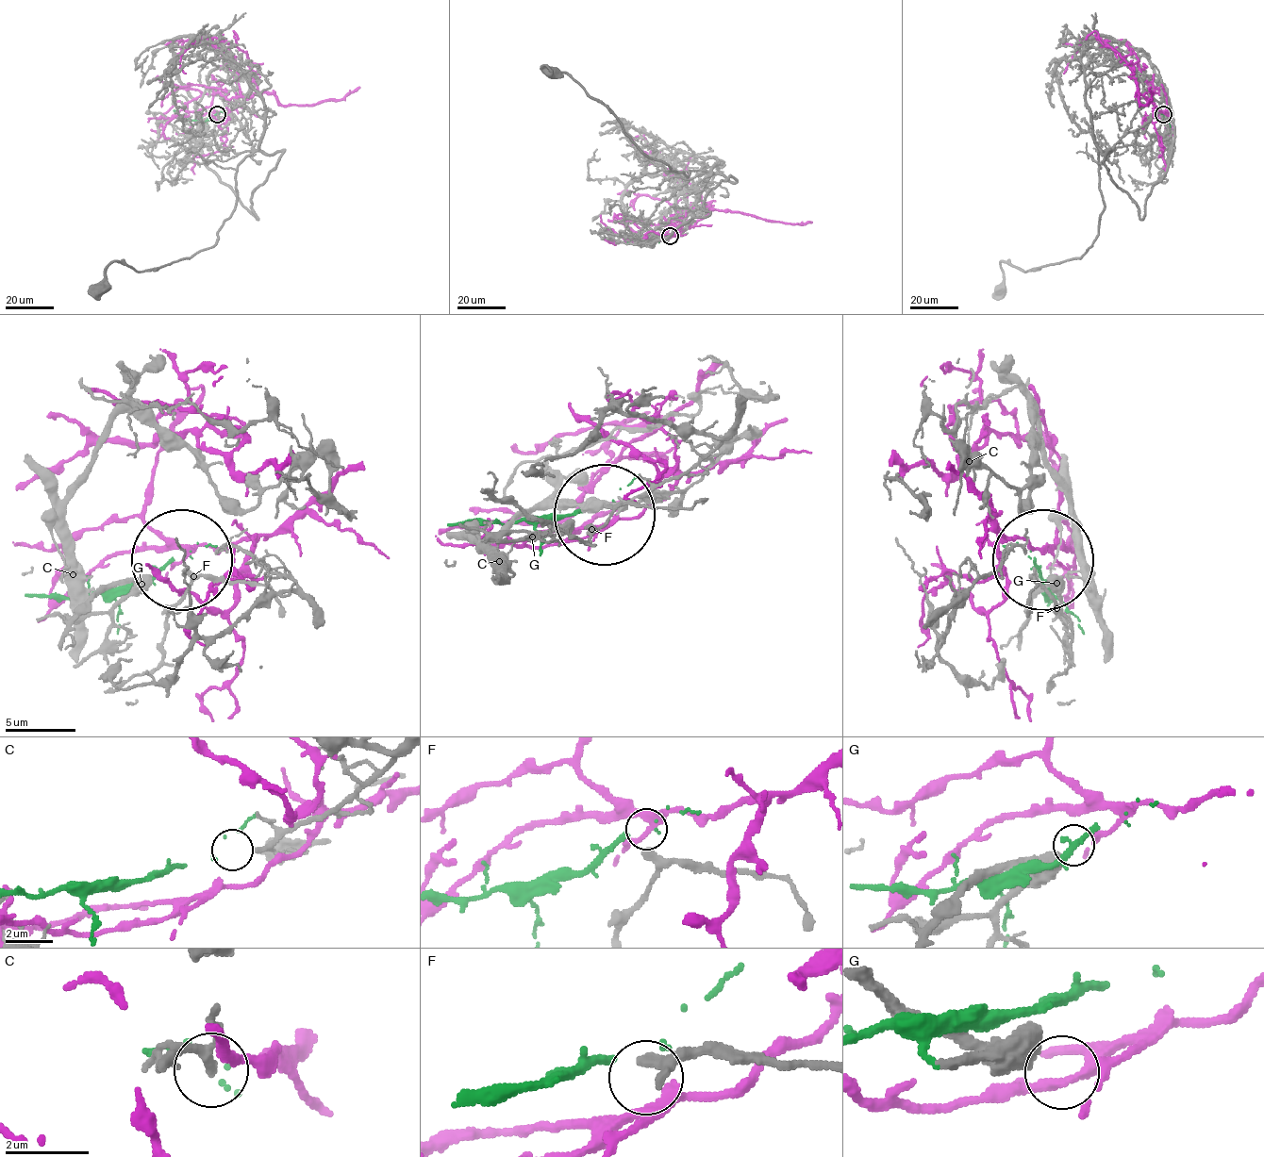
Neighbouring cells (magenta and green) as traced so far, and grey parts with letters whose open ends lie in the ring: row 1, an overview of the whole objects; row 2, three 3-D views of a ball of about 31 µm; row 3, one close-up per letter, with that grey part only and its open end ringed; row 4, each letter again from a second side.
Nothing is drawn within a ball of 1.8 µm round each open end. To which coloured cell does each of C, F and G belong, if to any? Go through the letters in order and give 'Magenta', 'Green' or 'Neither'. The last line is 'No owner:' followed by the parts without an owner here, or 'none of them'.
C: Green
F: Magenta
G: Neither
No owner: G

